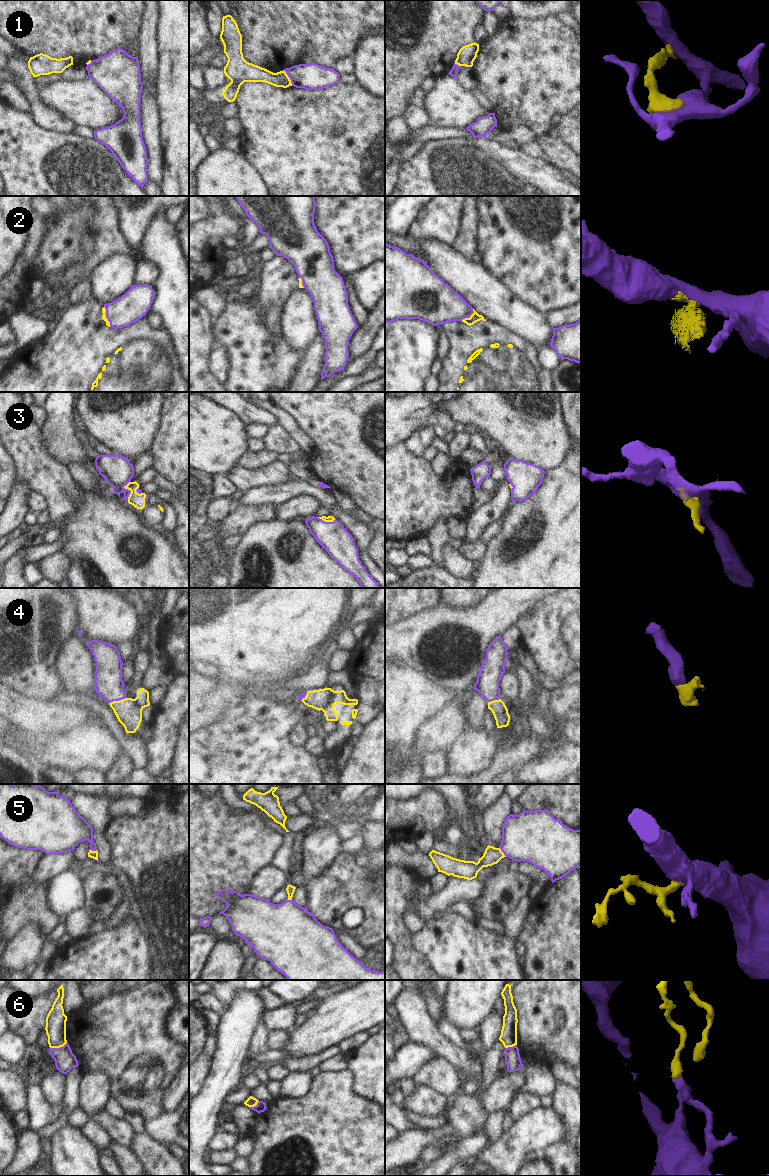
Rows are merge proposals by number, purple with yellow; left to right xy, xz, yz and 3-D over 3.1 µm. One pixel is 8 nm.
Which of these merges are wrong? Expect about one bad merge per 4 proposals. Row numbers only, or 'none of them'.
1, 2, 6

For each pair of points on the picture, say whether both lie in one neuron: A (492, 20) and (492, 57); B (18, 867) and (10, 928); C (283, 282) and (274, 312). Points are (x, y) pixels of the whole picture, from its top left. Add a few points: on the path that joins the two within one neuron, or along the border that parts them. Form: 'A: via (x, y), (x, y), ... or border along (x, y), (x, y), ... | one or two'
A: border along (499, 21), (496, 31), (489, 37) | two
B: via (15, 882), (15, 913) | one
C: border along (281, 307), (269, 305), (265, 309) | two

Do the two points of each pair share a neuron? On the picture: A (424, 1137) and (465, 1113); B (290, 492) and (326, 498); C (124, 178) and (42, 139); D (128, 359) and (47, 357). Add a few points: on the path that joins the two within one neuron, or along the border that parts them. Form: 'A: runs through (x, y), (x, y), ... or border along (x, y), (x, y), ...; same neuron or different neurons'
A: runs through (435, 1137), (445, 1135), (456, 1124); same neuron
B: runs through (299, 490), (317, 491); same neuron
C: runs through (104, 178), (82, 177), (62, 159); same neuron
D: runs through (108, 359), (67, 359); same neuron

